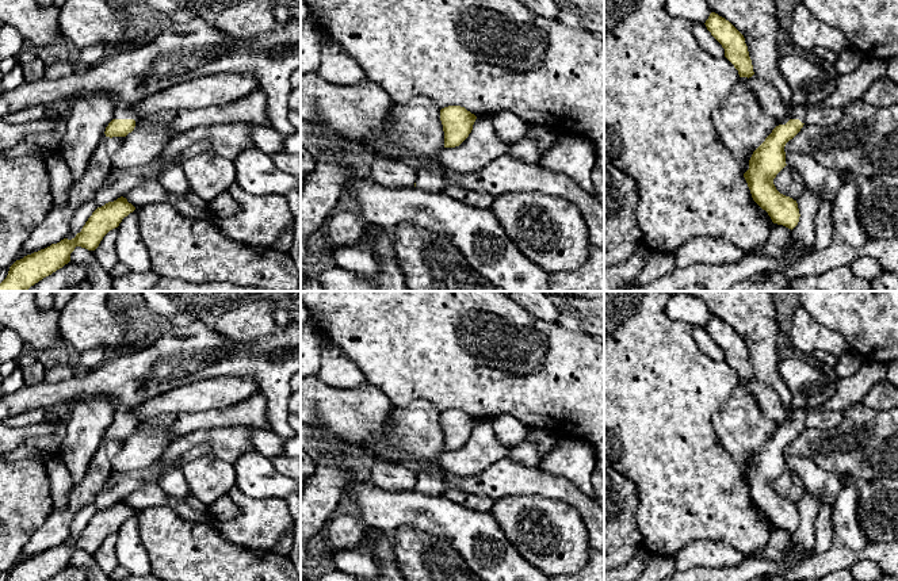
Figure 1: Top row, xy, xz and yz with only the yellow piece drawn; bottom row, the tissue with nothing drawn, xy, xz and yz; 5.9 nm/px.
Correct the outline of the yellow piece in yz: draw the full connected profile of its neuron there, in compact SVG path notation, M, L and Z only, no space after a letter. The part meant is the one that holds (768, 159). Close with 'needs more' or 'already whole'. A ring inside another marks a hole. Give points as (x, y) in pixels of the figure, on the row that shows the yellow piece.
M795 106L777 122L765 141L753 152L744 173L753 200L768 213L773 223L794 229L799 222L796 200L780 194L773 179L787 165L786 144L803 127L809 110L815 106Z; needs more

